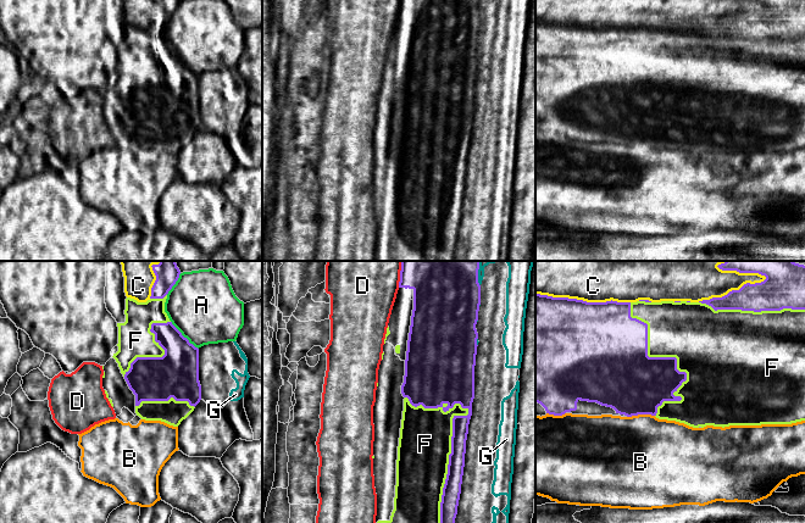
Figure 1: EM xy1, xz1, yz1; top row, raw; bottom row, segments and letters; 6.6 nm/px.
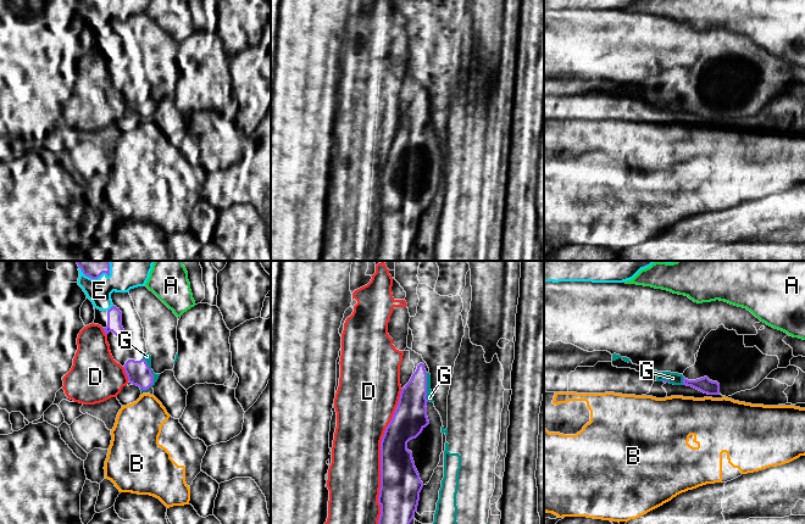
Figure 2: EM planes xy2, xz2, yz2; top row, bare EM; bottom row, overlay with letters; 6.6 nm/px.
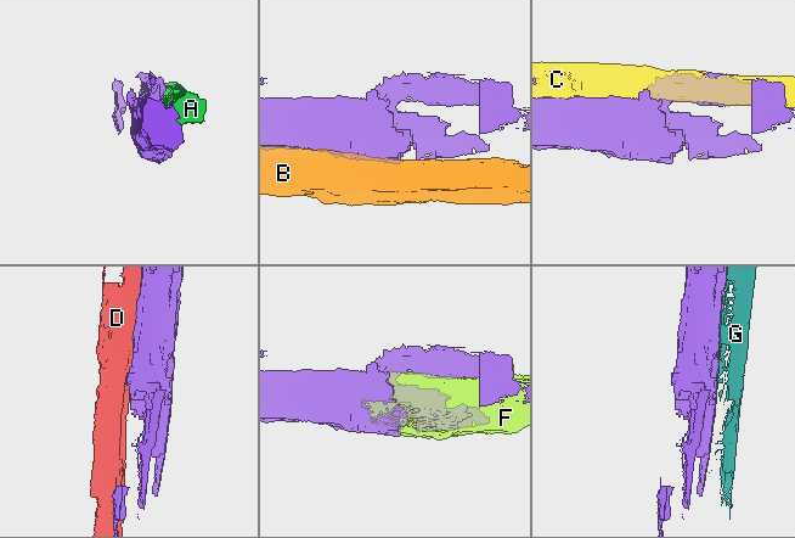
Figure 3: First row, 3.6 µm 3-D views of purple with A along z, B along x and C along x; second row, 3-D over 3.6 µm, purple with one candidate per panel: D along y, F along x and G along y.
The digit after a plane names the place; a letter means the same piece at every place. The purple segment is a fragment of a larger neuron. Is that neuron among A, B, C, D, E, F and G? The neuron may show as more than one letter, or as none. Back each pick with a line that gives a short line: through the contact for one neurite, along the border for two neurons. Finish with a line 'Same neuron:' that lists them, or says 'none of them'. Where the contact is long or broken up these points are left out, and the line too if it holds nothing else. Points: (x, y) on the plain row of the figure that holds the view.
Same neuron: F

